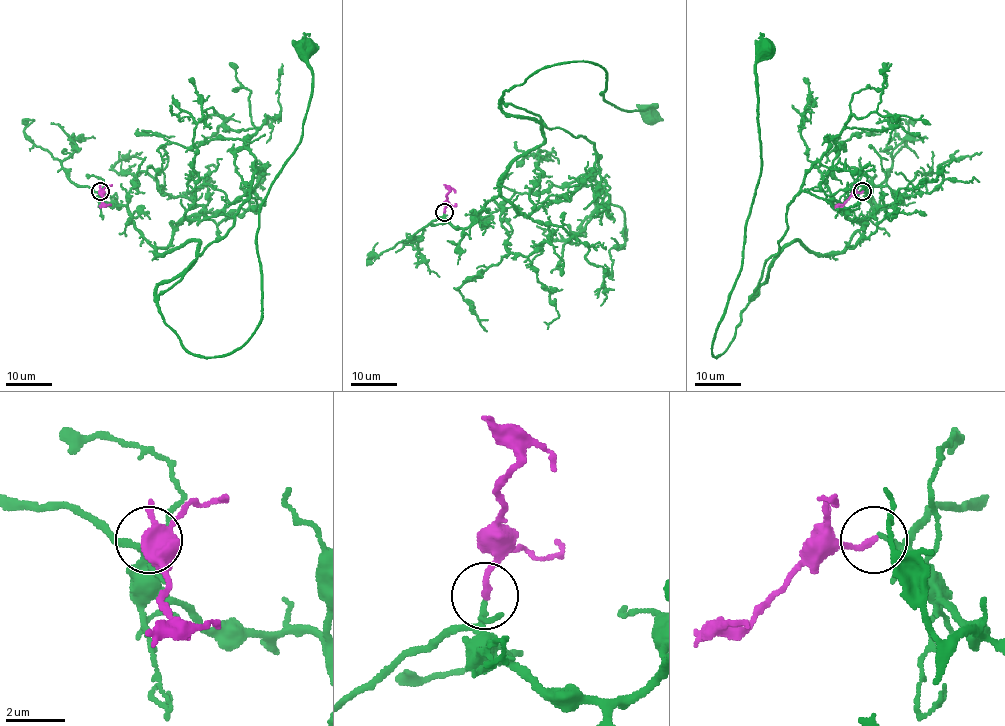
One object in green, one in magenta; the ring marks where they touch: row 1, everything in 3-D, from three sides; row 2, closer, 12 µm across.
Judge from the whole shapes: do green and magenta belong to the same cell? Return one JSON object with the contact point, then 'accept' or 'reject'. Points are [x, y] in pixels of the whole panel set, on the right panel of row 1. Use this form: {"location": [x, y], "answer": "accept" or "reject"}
{"location": [862, 191], "answer": "accept"}

